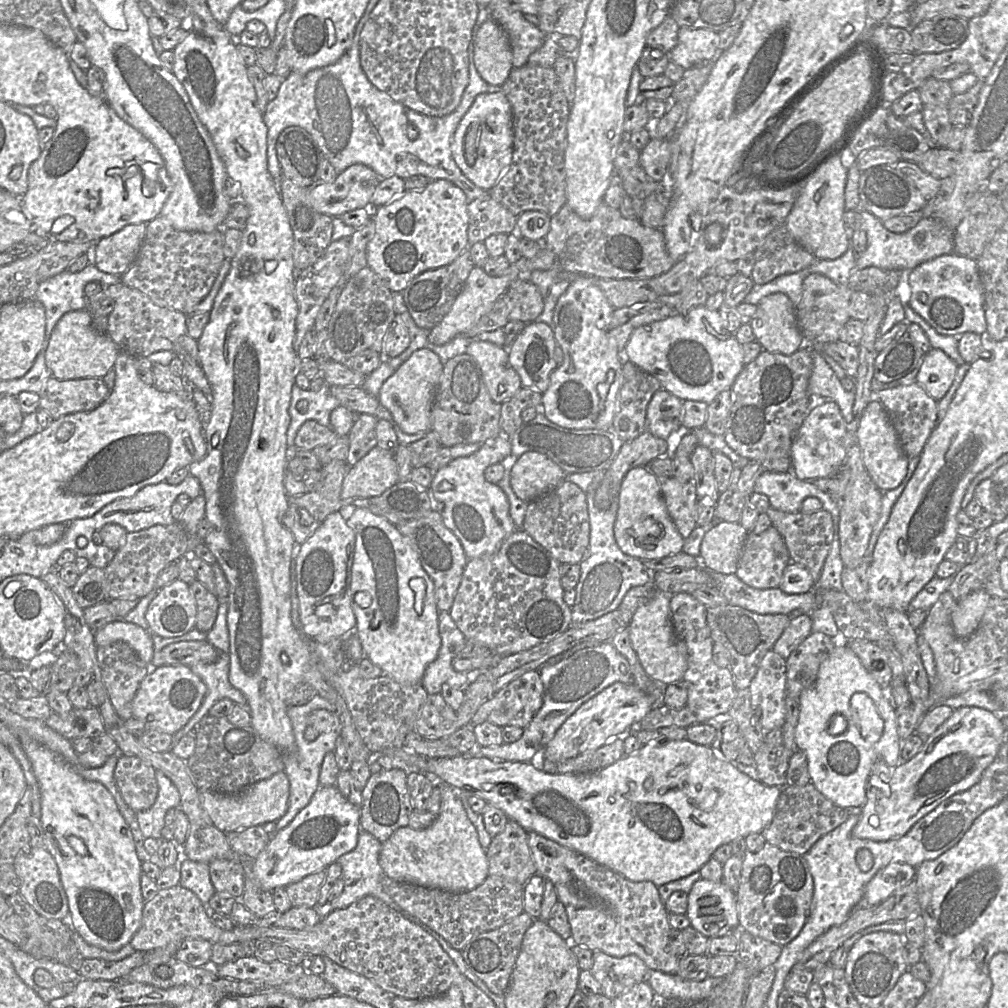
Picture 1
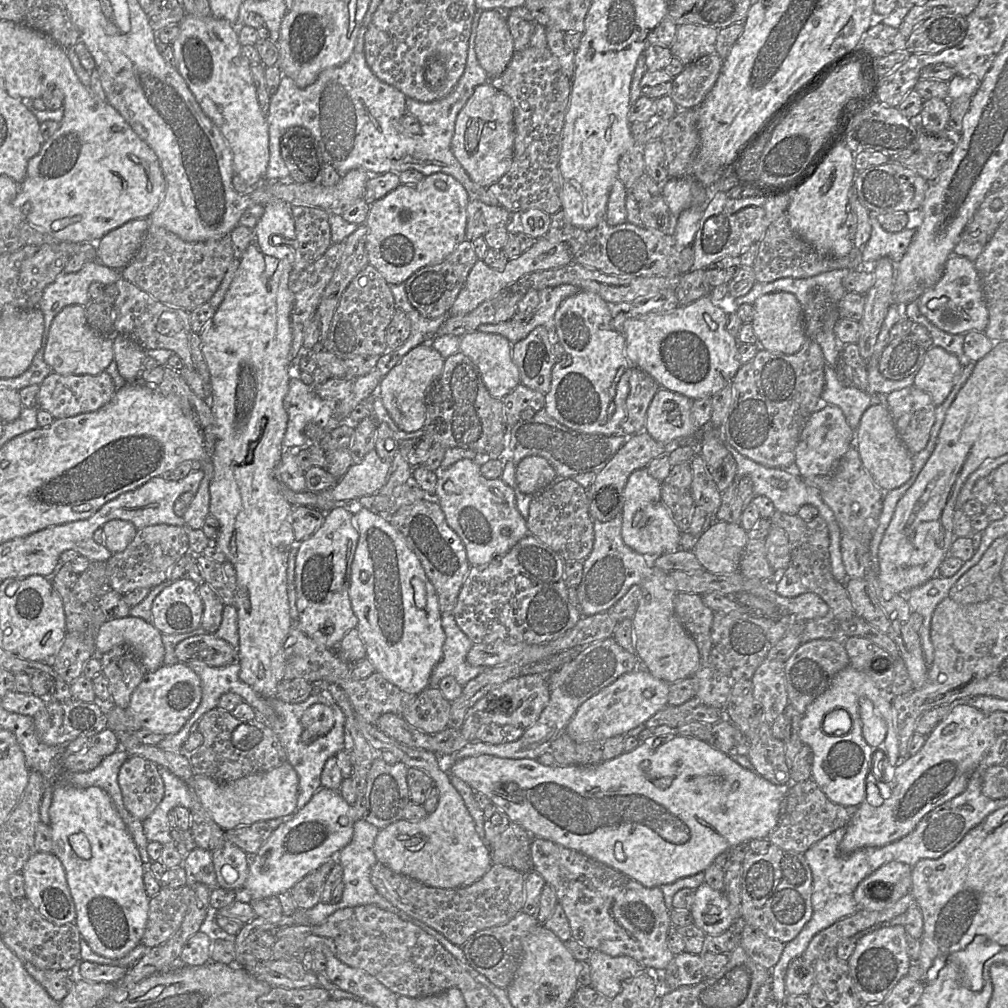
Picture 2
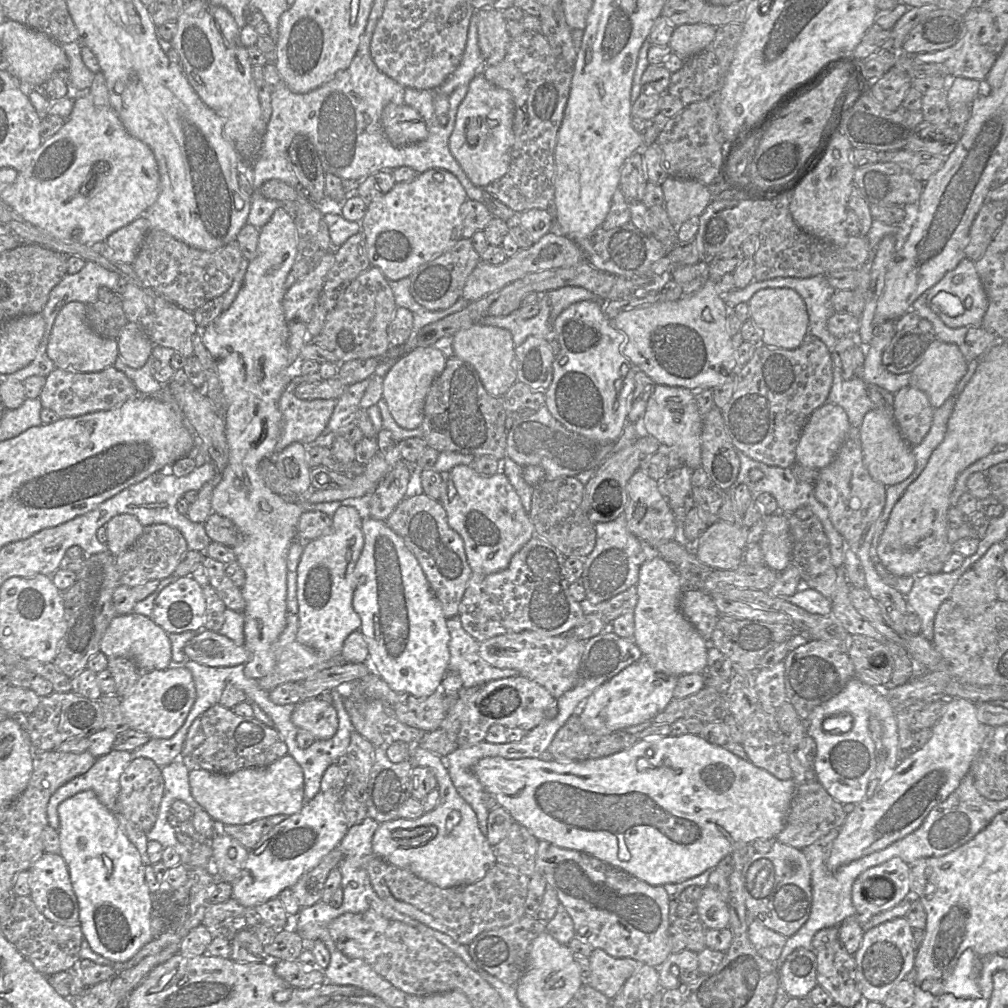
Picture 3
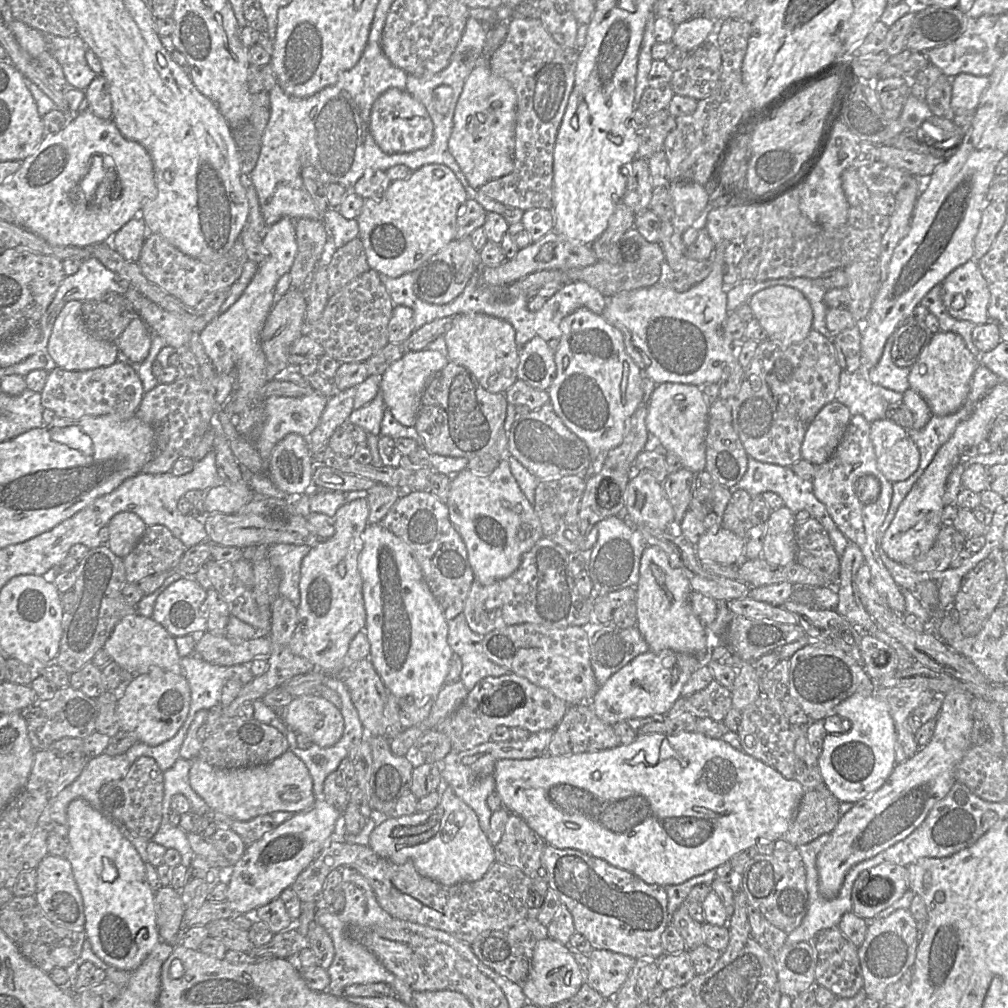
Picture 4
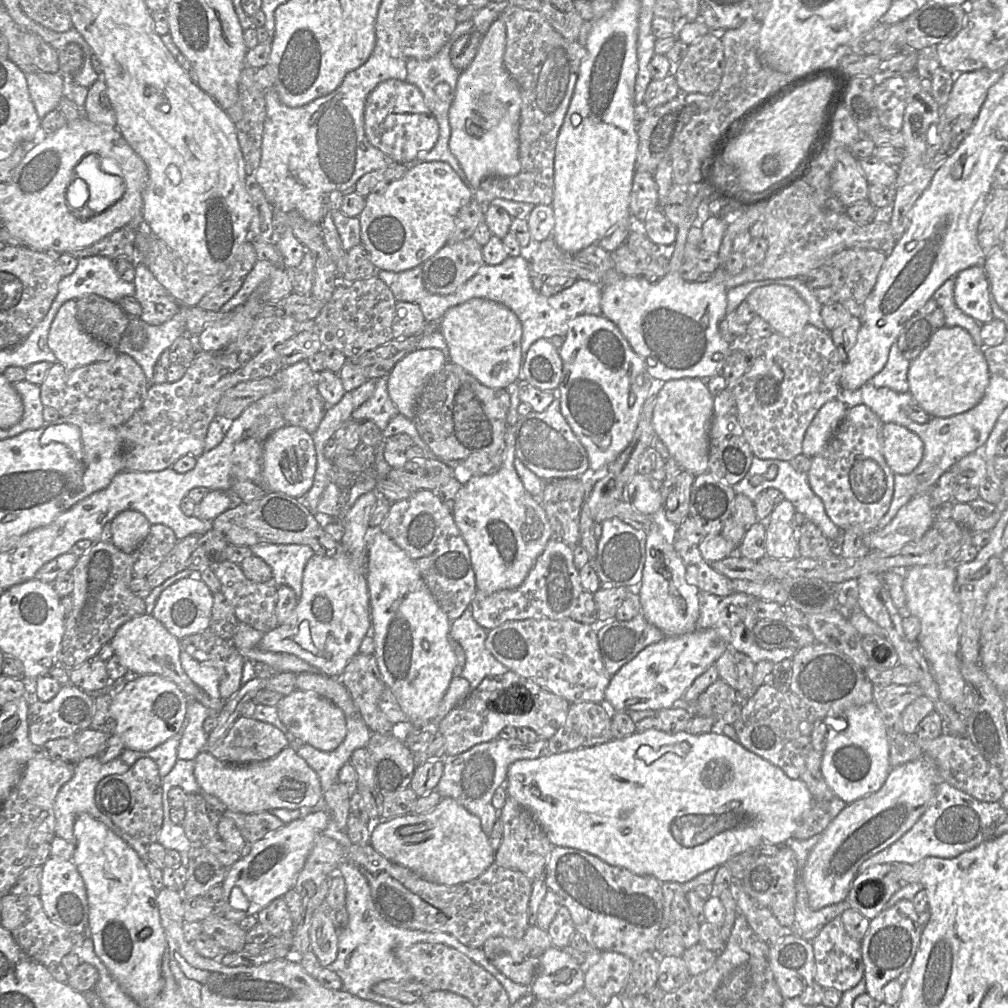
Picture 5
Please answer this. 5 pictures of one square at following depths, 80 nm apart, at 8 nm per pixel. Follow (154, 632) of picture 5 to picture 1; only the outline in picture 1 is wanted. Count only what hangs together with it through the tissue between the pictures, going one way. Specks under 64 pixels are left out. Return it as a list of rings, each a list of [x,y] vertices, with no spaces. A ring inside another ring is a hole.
[[[118,619],[95,631],[95,643],[97,646],[107,646],[116,642],[127,643],[140,659],[150,664],[154,656],[151,635],[153,634],[136,624]]]

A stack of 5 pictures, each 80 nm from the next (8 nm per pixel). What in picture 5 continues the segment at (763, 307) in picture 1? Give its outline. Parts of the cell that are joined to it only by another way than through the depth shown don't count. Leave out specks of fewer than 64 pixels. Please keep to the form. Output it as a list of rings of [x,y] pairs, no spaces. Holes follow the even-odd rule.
[[[776,284],[758,287],[746,302],[774,332],[784,337],[799,333],[809,323],[808,305],[791,287]]]

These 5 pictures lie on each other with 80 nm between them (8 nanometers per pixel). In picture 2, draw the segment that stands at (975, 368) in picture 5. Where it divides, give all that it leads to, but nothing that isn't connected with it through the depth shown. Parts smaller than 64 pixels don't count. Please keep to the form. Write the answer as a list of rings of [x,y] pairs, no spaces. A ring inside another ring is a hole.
[[[932,345],[925,352],[913,385],[928,392],[937,406],[951,392],[962,368],[957,356],[940,346]]]

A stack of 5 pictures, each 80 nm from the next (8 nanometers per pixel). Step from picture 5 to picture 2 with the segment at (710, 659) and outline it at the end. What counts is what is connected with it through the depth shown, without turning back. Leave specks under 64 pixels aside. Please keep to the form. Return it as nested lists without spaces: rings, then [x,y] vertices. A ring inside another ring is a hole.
[[[637,668],[618,677],[597,694],[582,703],[565,728],[577,742],[592,742],[625,735],[644,724],[650,717],[668,705],[669,684],[654,677],[645,668]]]

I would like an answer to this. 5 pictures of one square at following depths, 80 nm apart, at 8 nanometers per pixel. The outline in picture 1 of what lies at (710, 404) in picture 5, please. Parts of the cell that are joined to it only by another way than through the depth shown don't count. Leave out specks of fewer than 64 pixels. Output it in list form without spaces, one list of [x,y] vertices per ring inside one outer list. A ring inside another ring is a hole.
[[[656,391],[647,407],[647,431],[654,436],[666,440],[668,436],[681,426],[683,401],[666,391]]]

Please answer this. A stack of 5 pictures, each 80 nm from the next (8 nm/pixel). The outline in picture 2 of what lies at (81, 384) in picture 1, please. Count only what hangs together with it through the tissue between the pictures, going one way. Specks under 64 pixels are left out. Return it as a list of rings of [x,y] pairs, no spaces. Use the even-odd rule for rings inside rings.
[[[106,370],[98,375],[60,375],[52,372],[40,384],[37,407],[51,413],[54,419],[72,417],[101,409],[115,392],[113,379]]]

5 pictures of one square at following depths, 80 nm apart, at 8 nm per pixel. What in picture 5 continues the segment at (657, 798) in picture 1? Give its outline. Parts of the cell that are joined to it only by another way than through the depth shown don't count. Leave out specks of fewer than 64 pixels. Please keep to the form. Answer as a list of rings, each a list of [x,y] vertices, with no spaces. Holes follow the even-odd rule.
[[[649,729],[592,747],[559,754],[544,753],[536,759],[517,760],[512,763],[508,768],[504,786],[507,795],[532,814],[553,846],[585,851],[597,856],[609,865],[625,868],[637,875],[653,876],[662,883],[688,882],[714,866],[721,866],[733,856],[753,846],[760,846],[762,843],[778,846],[785,844],[793,838],[795,830],[814,802],[813,795],[801,779],[789,778],[778,766],[747,750],[738,741],[733,741],[721,732],[693,735],[686,731],[680,731],[668,734],[660,729]]]

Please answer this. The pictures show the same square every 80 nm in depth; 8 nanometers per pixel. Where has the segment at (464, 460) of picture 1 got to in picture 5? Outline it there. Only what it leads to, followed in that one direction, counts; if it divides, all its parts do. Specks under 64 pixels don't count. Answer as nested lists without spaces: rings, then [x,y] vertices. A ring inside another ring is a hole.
[[[507,425],[502,465],[495,474],[467,475],[452,509],[454,521],[470,551],[476,588],[484,593],[519,587],[553,537],[544,508],[526,491],[517,474],[515,457],[513,427]]]

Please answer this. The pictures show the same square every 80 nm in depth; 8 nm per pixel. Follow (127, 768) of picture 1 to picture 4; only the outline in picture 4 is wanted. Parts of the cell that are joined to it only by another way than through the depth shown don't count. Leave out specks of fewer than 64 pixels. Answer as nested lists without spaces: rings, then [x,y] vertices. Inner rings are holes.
[[[146,756],[139,757],[123,779],[106,783],[99,791],[102,814],[110,820],[121,821],[132,834],[147,841],[152,840],[161,825],[163,797],[163,772],[155,759]]]

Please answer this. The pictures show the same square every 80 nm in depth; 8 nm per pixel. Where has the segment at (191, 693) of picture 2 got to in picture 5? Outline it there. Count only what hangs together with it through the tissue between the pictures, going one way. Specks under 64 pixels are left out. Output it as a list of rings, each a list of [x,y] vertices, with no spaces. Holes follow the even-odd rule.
[[[142,675],[112,693],[110,712],[115,720],[114,734],[122,739],[126,749],[150,751],[175,736],[181,729],[186,717],[187,695],[171,680],[159,675]]]

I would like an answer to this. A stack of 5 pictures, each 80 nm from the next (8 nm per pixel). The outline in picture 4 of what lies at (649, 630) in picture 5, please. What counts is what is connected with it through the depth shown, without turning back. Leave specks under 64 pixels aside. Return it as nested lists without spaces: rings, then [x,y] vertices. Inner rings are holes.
[[[608,623],[592,632],[590,660],[598,685],[602,686],[614,673],[649,650],[636,626],[620,629],[613,623]]]

